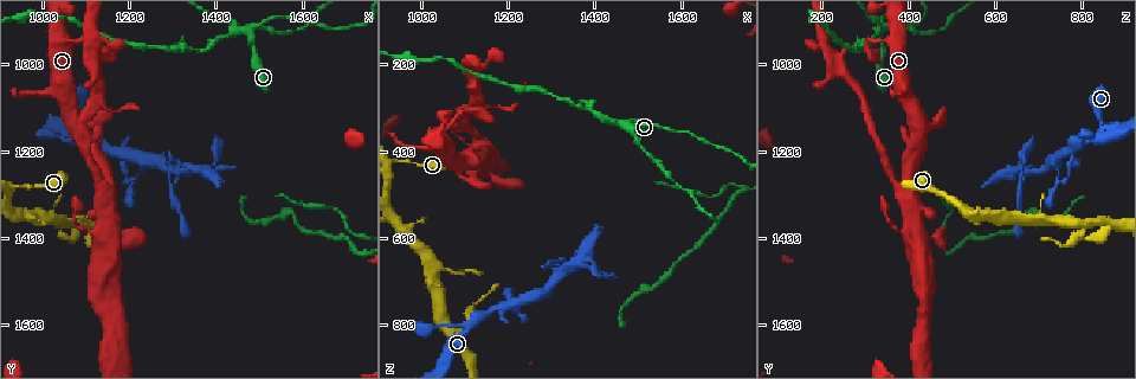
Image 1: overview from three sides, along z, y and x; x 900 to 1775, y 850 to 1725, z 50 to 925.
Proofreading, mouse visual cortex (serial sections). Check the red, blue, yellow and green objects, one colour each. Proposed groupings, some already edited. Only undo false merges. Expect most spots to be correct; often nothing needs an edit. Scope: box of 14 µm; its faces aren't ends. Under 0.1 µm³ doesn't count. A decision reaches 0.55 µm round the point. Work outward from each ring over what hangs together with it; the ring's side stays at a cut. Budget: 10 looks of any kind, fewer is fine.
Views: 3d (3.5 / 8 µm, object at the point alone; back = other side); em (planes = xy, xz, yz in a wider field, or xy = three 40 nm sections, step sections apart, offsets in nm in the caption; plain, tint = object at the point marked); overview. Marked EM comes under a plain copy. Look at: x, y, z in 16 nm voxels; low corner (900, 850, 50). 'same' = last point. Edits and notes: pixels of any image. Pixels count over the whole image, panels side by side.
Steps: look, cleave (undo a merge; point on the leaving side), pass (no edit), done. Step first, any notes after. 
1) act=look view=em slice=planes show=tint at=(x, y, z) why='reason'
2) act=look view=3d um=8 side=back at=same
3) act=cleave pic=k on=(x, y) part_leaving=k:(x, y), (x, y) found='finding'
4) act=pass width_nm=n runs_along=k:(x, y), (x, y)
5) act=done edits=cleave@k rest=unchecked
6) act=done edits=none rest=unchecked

act=look view=3d um=3.5 at=(1090, 1175, 800) why='two arms in line, one across'

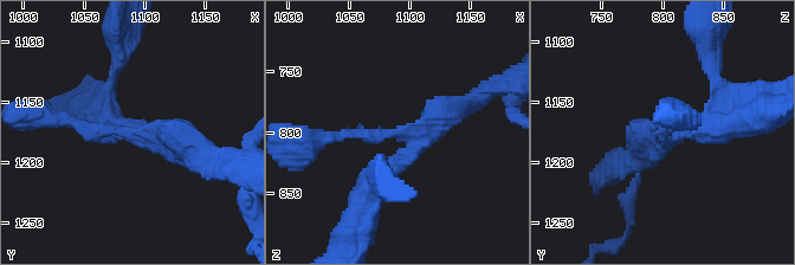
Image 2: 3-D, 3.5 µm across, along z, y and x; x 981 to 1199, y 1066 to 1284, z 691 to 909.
act=look view=em slice=xy step=5 show=tint at=(1096, 1182, 802) arms=3 arm_widths_nm=150,300,400 why='shape alone is not enough'

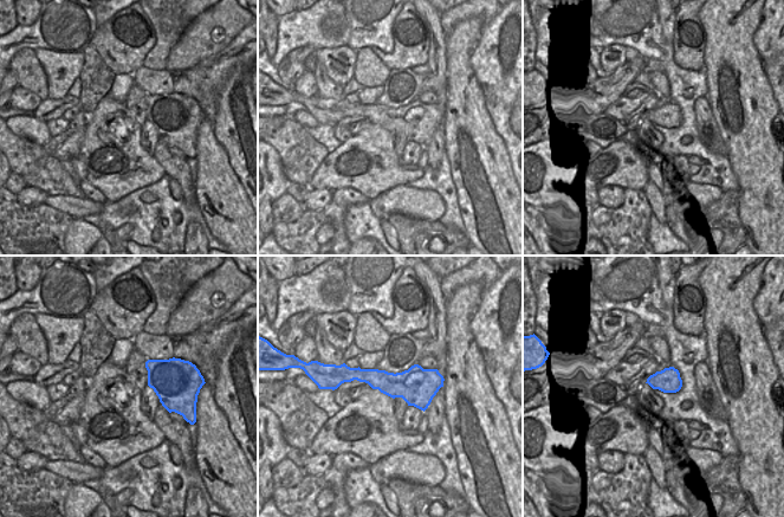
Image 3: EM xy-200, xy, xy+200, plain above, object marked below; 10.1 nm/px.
act=look view=em slice=planes show=tint at=same why='cut it another way'

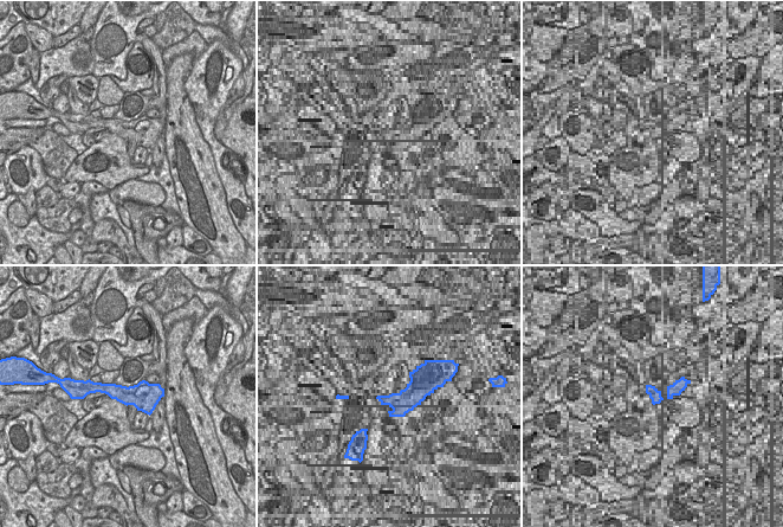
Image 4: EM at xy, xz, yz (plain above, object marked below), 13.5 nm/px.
act=pass runs_along=2:(376, 185), (408, 136), (333, 136) found='continuous, no second cell'

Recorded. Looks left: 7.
act=look view=em slice=planes show=tint at=(1235, 1225, 740) why='two arms in line, one across'

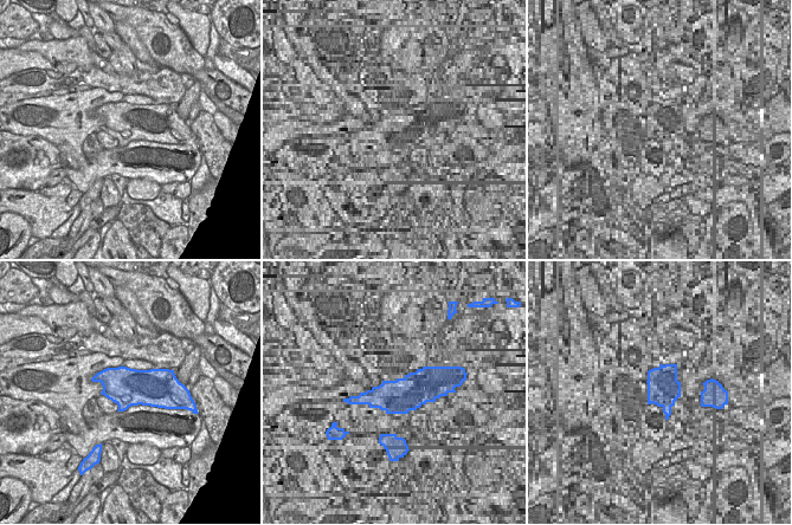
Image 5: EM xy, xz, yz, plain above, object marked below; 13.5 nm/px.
act=look view=3d um=3.5 at=same

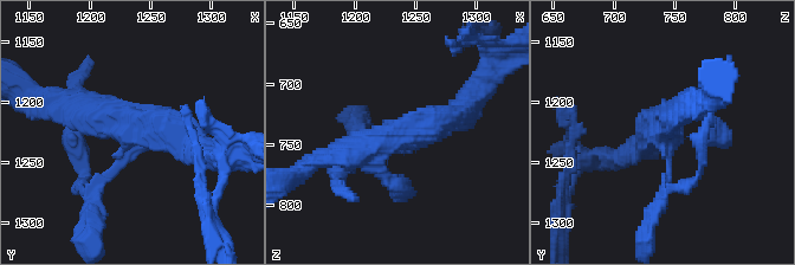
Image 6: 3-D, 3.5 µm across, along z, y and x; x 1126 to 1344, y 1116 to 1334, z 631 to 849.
act=pass arm_widths_nm=100,300,400 found='one cell here'

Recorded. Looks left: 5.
act=look view=3d um=8 at=(1480, 930, 330) why='abrupt turn'

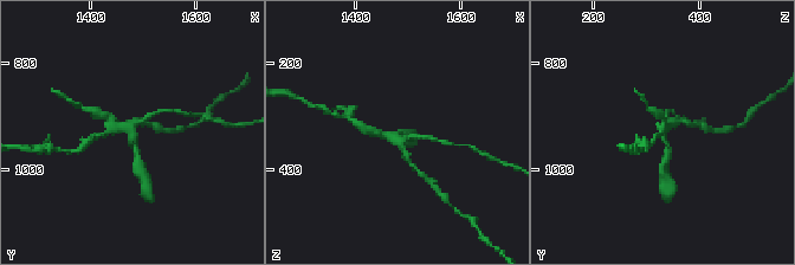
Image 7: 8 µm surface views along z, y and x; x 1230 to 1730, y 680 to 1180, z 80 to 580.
act=look view=em slice=xy step=2 show=tint at=(1475, 930, 340) arms=4 arm_widths_nm=150,150,200,250 why='now the EM'

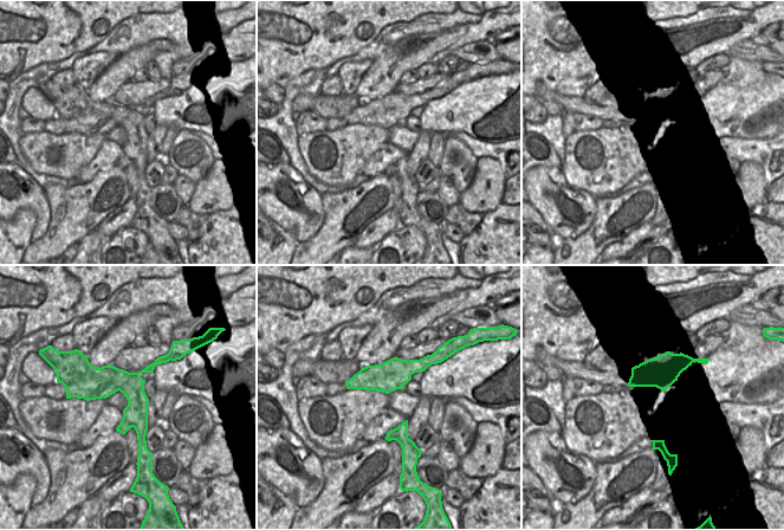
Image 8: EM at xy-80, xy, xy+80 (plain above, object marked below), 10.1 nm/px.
act=cleave pic=7 on=(95, 112) found='two cells meet here'

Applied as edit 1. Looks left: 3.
act=look view=3d um=3.5 at=(1350, 965, 295)

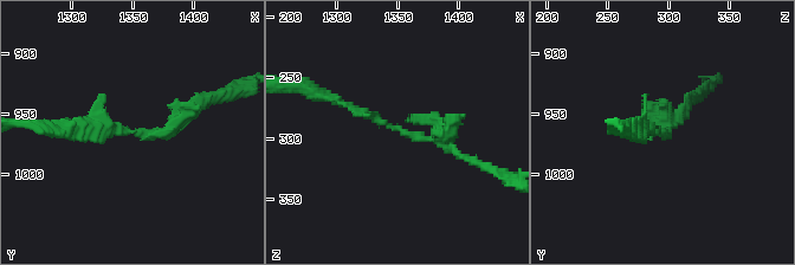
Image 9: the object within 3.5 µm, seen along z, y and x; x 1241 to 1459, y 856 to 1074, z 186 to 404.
act=look view=em slice=xy step=2 show=tint at=(1350, 964, 296)

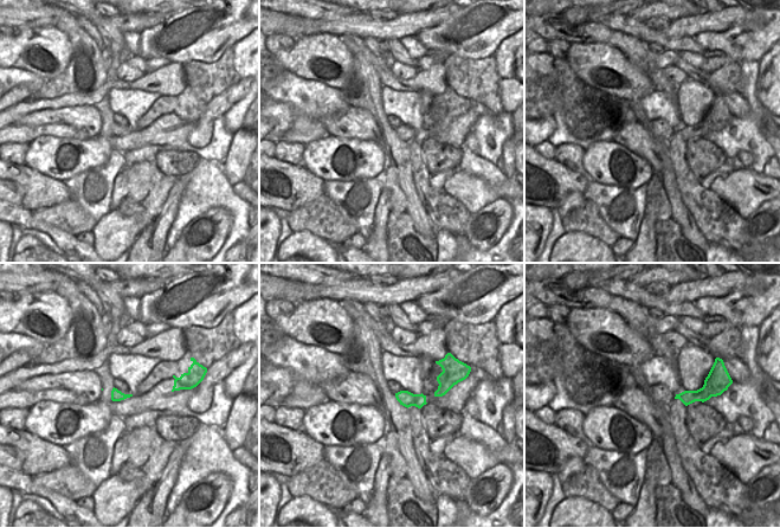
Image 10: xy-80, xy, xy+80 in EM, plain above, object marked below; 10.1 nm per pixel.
act=pass runs_along=9:(464, 157), (327, 97) found='one cell here'

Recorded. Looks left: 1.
act=done edits=cleave@7 rest=unchecked

